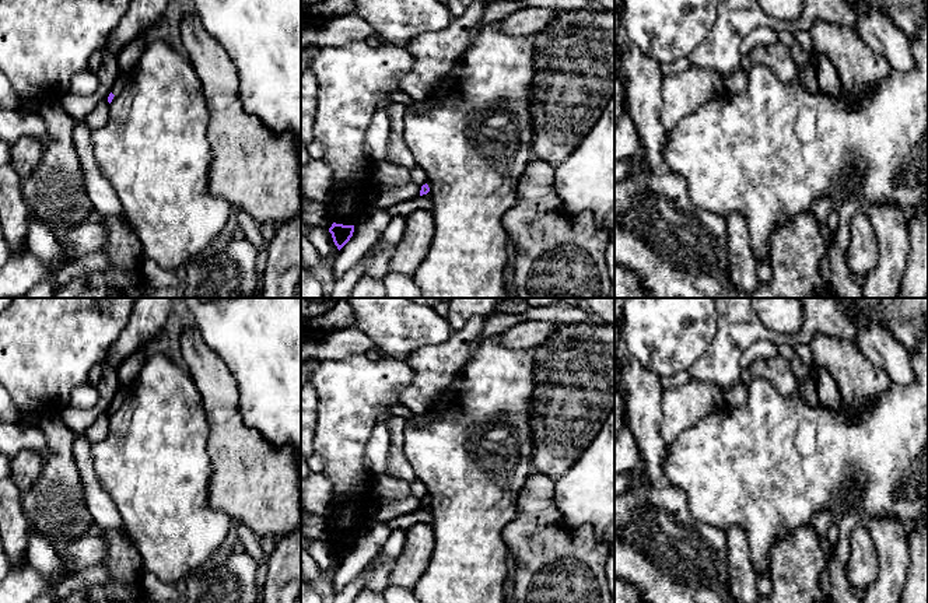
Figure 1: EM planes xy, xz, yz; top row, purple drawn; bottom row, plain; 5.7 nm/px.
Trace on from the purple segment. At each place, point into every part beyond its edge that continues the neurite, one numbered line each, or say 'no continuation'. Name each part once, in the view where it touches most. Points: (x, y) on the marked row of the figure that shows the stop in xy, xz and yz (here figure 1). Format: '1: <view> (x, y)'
1: xy (123, 80)

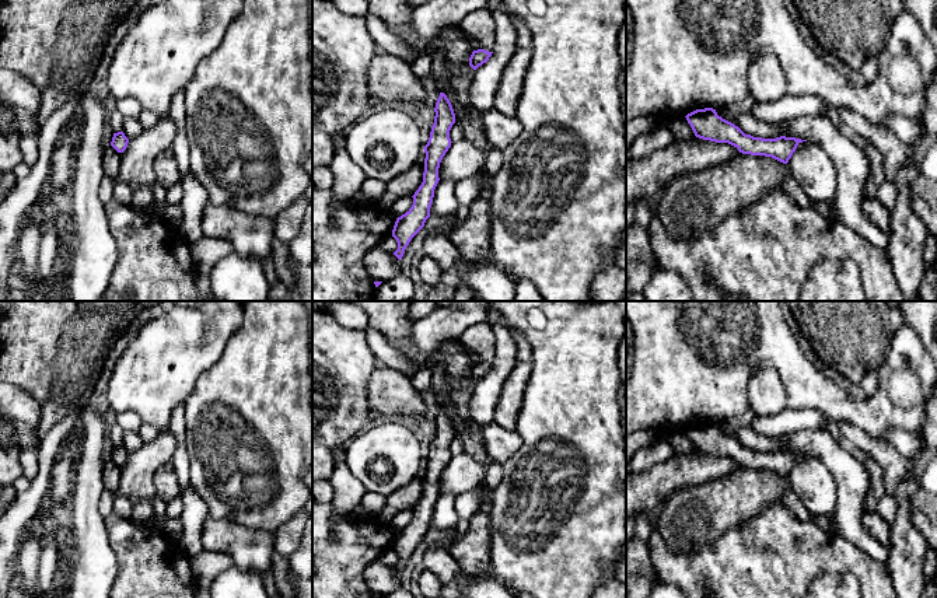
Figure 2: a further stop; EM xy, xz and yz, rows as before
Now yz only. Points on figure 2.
no continuation

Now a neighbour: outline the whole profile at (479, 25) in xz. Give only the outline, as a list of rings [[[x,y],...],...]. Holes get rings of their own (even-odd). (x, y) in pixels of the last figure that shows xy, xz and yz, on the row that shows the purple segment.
[[[486,8],[475,10],[459,21],[459,27],[468,38],[479,42],[480,49],[487,52],[494,50],[496,22],[492,11]]]

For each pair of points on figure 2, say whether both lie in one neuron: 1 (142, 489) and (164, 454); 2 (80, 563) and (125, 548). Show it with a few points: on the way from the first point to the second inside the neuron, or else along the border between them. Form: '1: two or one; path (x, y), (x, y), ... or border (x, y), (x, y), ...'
1: one; path (142, 479), (142, 474), (154, 461)
2: two; border (104, 520), (108, 542), (116, 560), (114, 583)

